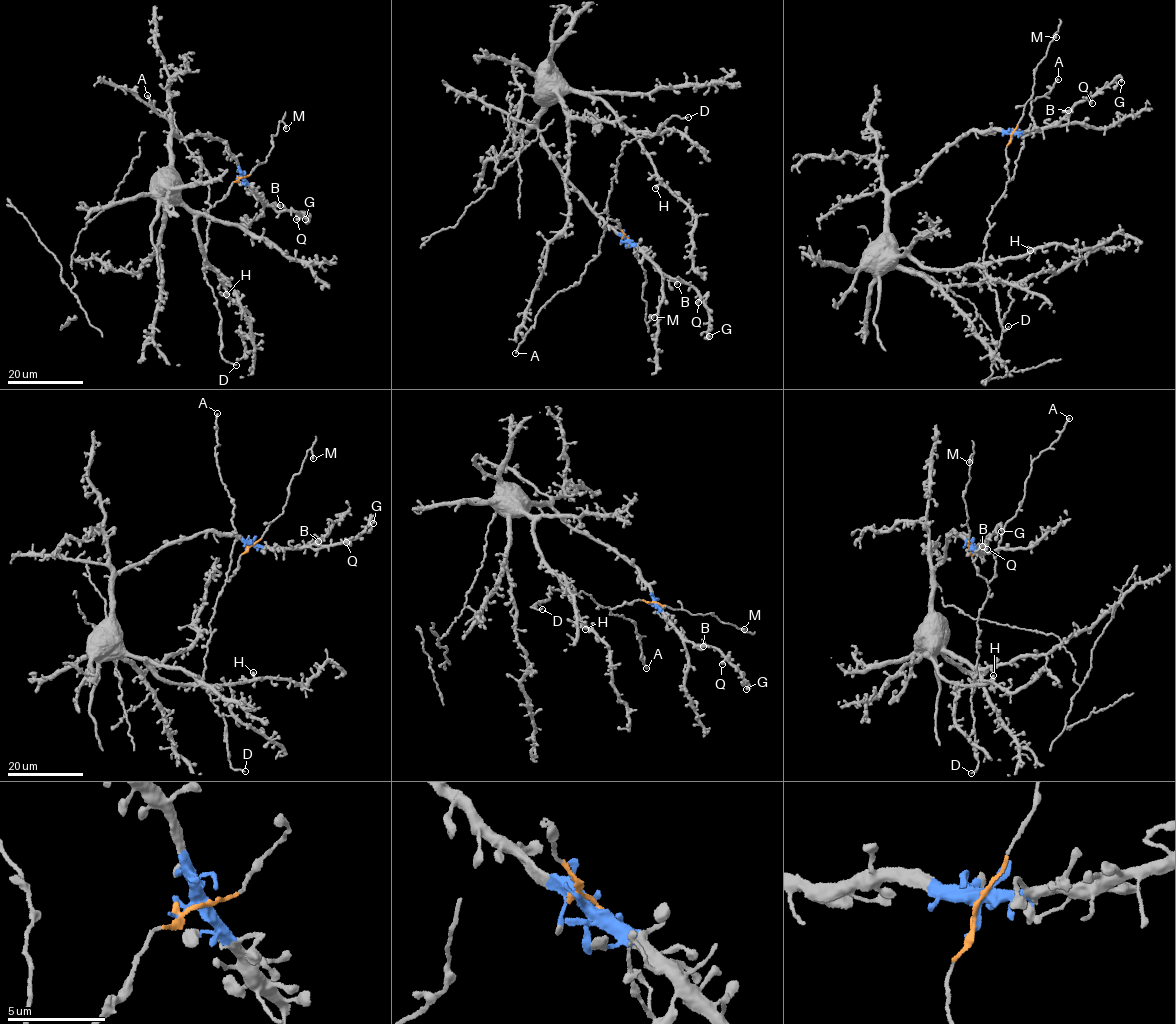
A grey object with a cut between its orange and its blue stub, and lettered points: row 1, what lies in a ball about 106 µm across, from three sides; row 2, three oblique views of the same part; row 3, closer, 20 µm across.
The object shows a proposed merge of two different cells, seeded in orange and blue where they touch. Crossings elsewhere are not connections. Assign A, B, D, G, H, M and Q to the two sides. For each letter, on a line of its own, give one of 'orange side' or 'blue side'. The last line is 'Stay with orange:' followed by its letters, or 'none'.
A: orange side
B: blue side
D: orange side
G: blue side
H: blue side
M: orange side
Q: blue side
Stay with orange: A, D, M

